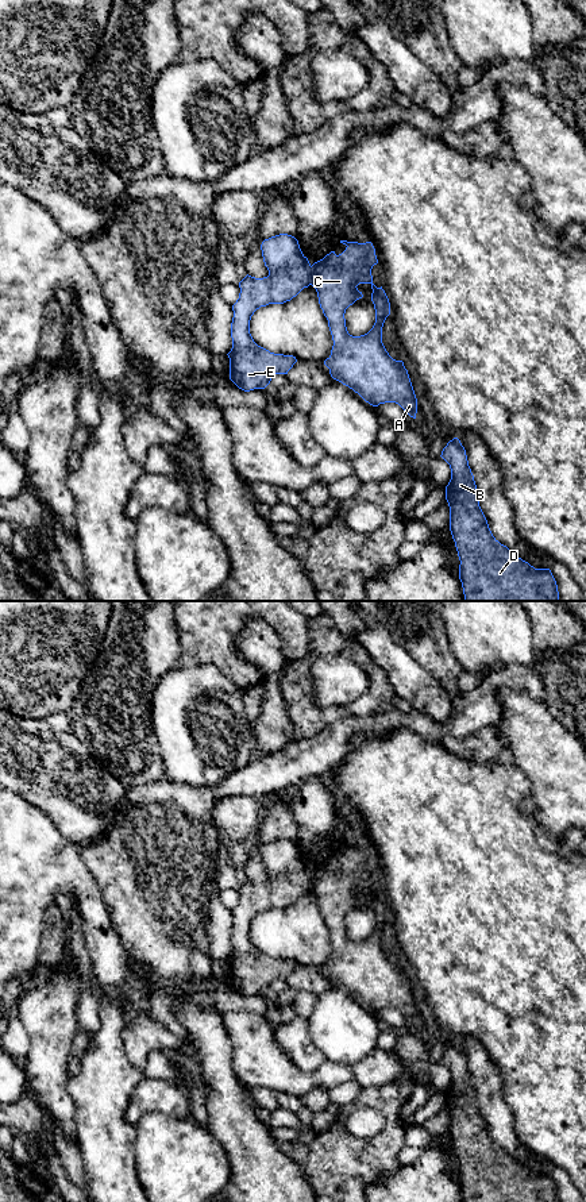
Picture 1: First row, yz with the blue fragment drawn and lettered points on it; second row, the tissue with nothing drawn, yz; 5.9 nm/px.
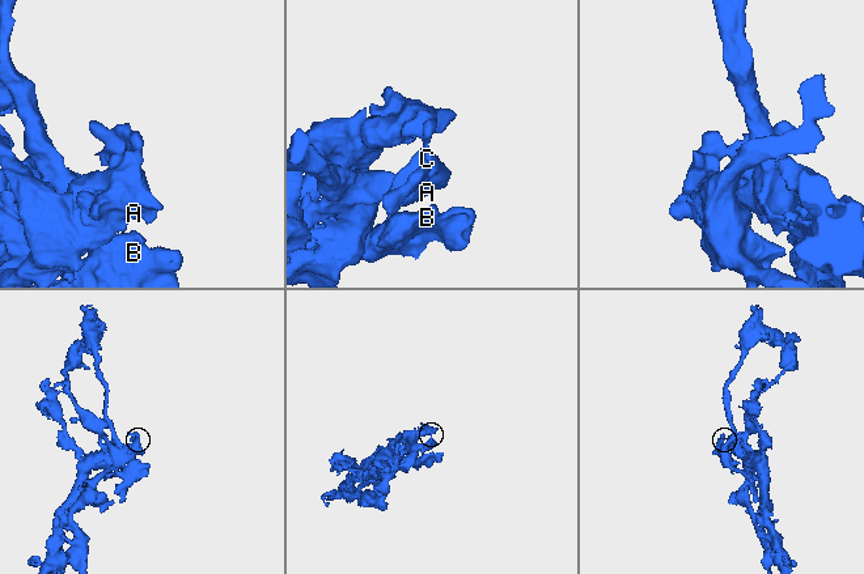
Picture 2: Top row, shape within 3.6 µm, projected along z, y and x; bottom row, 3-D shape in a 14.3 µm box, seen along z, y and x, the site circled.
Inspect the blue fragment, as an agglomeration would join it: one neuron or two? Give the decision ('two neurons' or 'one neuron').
two neurons

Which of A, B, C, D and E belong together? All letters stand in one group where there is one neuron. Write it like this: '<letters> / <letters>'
A C / B D E

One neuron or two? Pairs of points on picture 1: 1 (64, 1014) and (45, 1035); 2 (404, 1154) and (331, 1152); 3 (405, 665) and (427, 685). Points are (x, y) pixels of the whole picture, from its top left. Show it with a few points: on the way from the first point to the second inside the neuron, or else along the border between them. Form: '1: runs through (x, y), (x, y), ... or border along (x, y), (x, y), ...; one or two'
1: runs through (58, 1020), (50, 1029); one
2: border along (405, 1144), (398, 1152), (400, 1166); two
3: runs through (411, 670), (421, 681); one

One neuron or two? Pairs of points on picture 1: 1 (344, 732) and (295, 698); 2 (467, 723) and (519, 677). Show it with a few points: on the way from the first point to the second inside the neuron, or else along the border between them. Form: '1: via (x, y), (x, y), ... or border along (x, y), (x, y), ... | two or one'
1: border along (363, 716), (339, 719), (315, 736), (304, 739) | two
2: via (477, 708), (484, 701), (486, 693), (504, 678) | one

